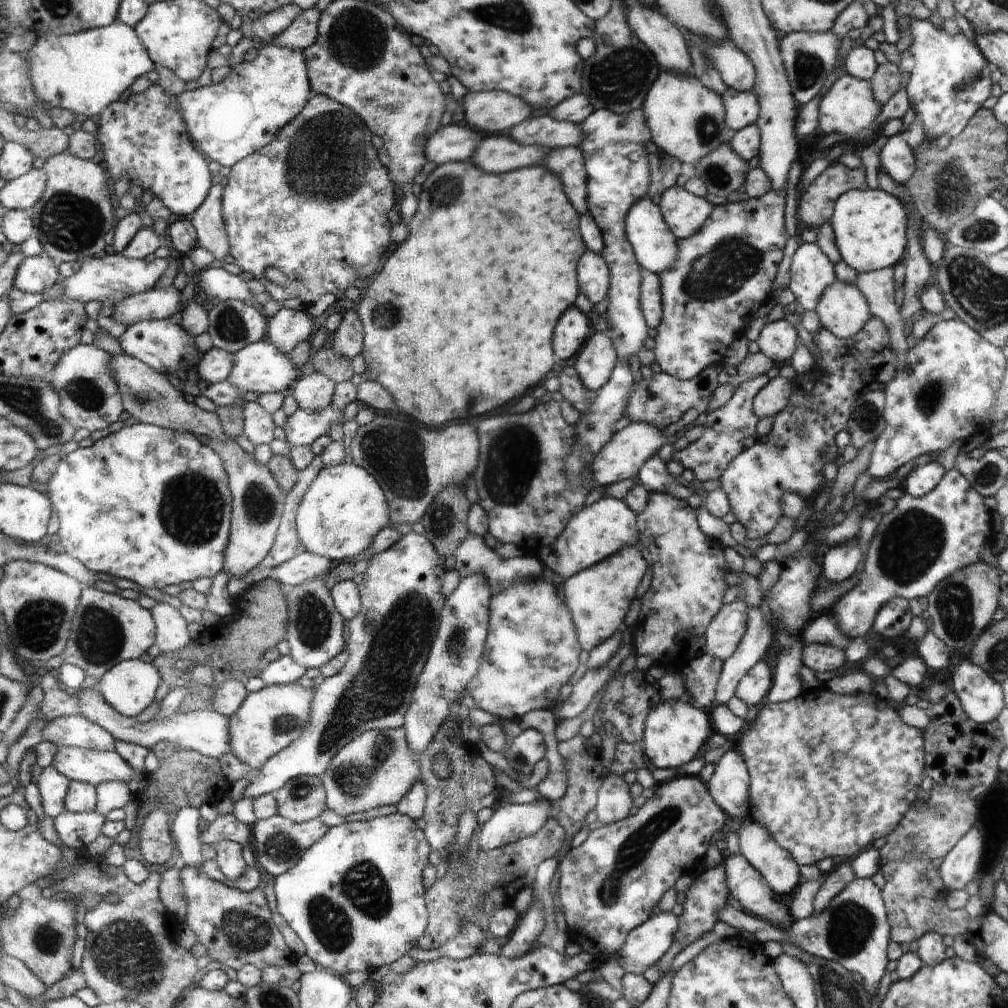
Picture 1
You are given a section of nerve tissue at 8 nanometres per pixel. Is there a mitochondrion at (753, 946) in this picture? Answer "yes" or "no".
no

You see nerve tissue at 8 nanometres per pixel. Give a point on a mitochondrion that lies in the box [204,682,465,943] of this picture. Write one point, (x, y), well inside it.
(354, 777)

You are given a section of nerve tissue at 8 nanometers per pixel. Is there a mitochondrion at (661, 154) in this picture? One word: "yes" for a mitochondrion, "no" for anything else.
no

